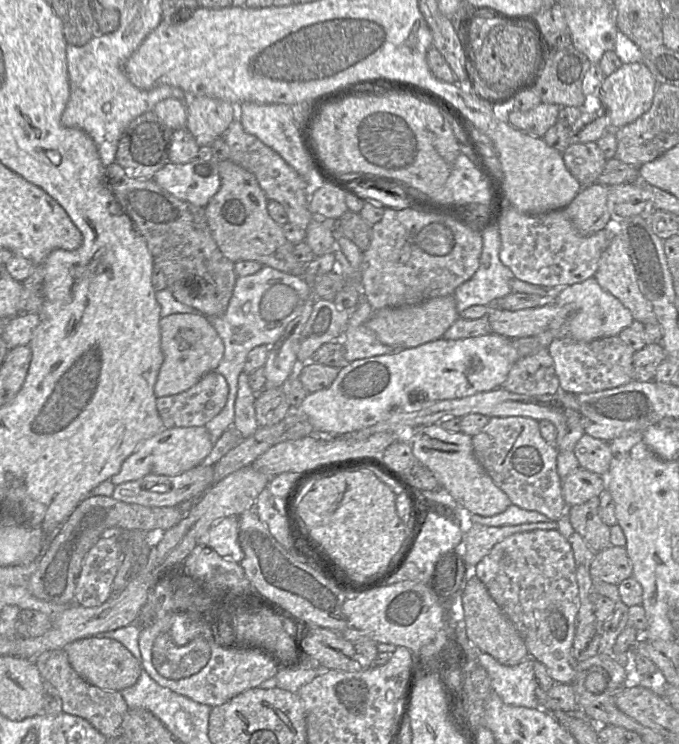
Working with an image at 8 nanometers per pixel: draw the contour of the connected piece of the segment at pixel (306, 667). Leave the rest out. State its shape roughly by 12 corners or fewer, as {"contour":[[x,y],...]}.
{"contour":[[311,657],[296,667],[278,669],[278,688],[296,693],[330,669]]}

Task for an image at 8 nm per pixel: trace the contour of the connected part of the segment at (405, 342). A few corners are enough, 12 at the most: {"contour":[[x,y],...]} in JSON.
{"contour":[[454,295],[374,310],[379,342],[407,349],[438,340],[459,318]]}

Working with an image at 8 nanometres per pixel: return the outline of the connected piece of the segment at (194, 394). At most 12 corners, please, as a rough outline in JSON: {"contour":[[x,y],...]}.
{"contour":[[215,371],[157,398],[167,429],[205,426],[229,386]]}

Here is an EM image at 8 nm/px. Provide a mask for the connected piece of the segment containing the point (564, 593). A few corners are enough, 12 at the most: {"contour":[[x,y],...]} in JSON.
{"contour":[[561,533],[510,535],[474,575],[555,682],[580,597]]}

